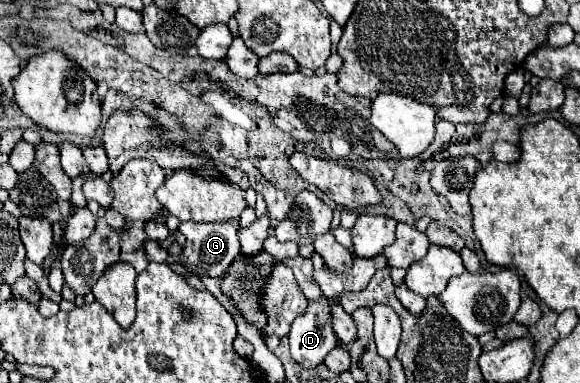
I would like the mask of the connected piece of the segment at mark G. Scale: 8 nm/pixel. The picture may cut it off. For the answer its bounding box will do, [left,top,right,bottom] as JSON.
[168,221,240,277]

